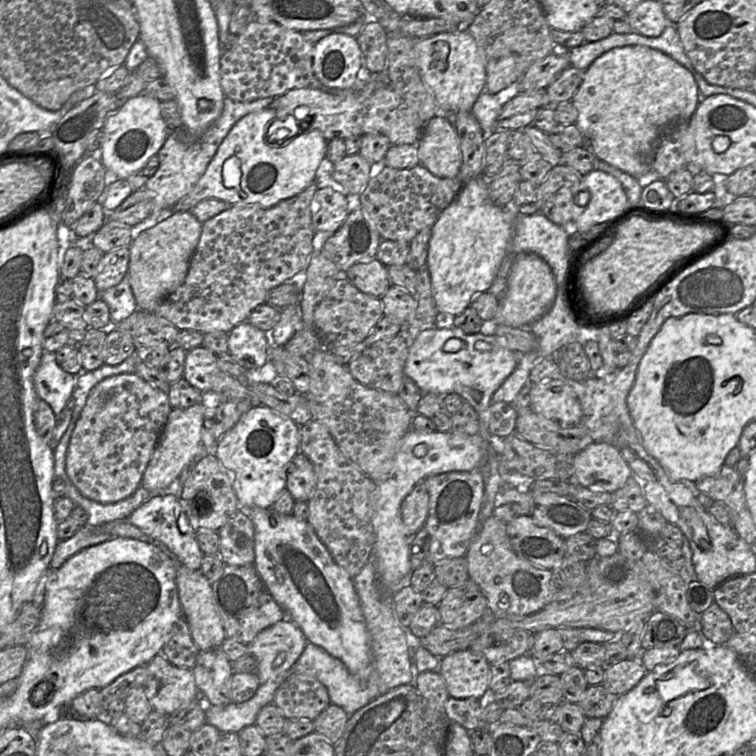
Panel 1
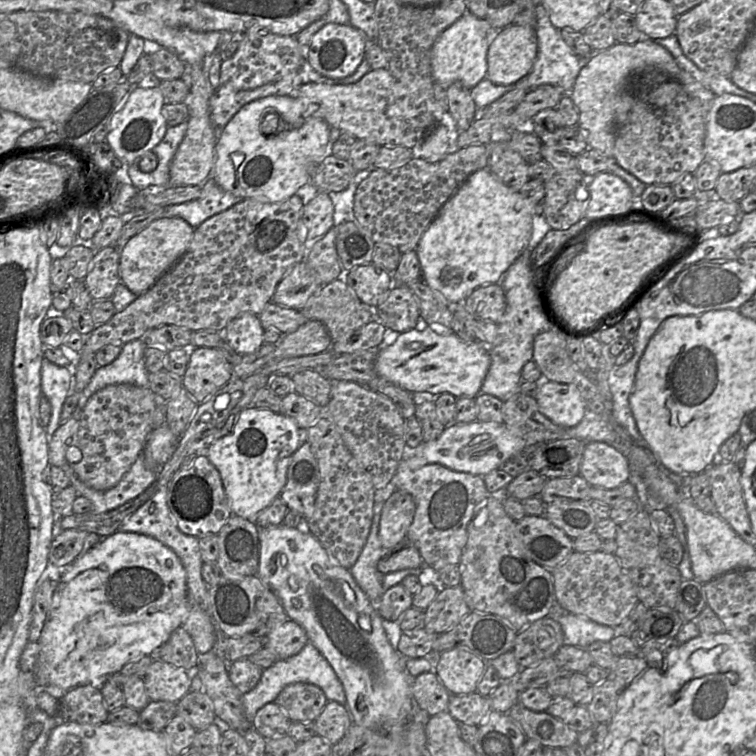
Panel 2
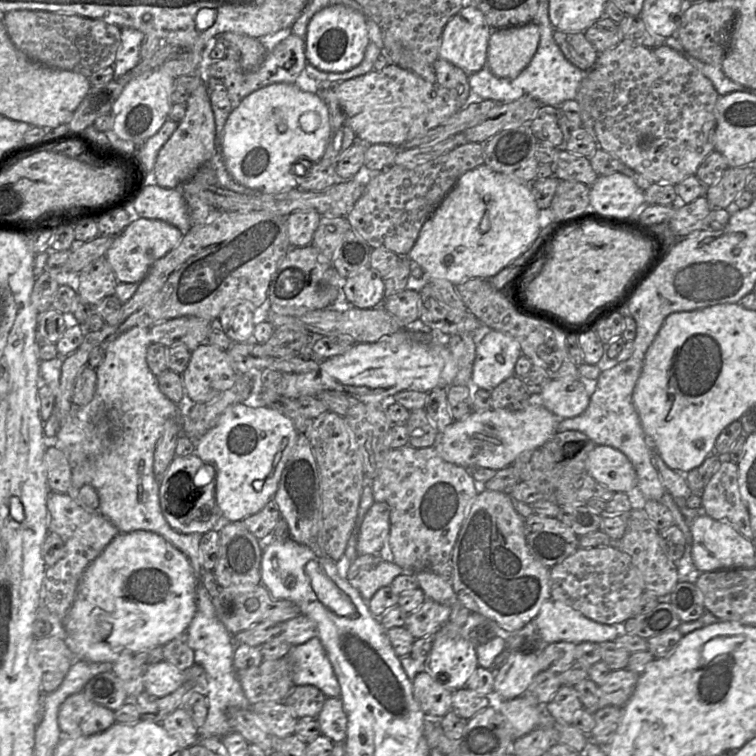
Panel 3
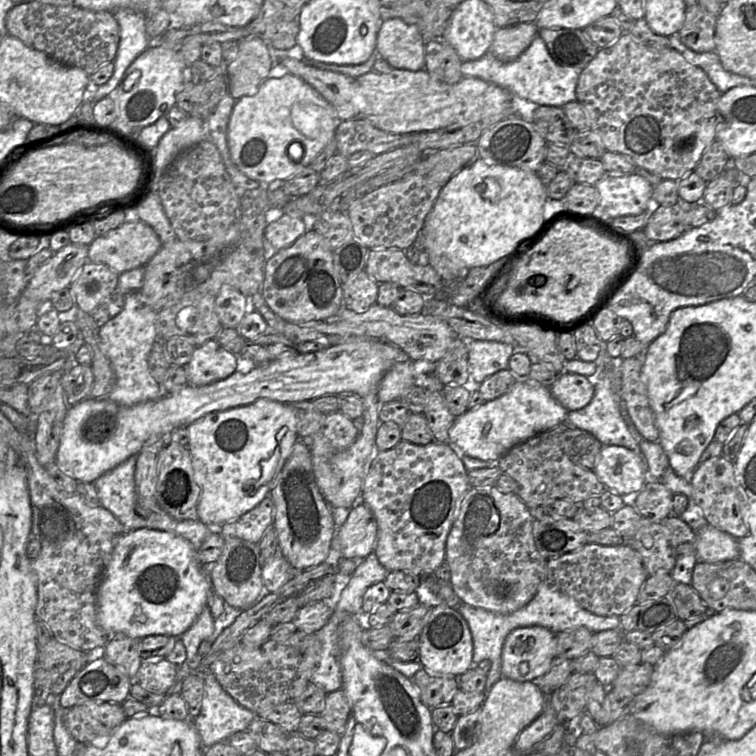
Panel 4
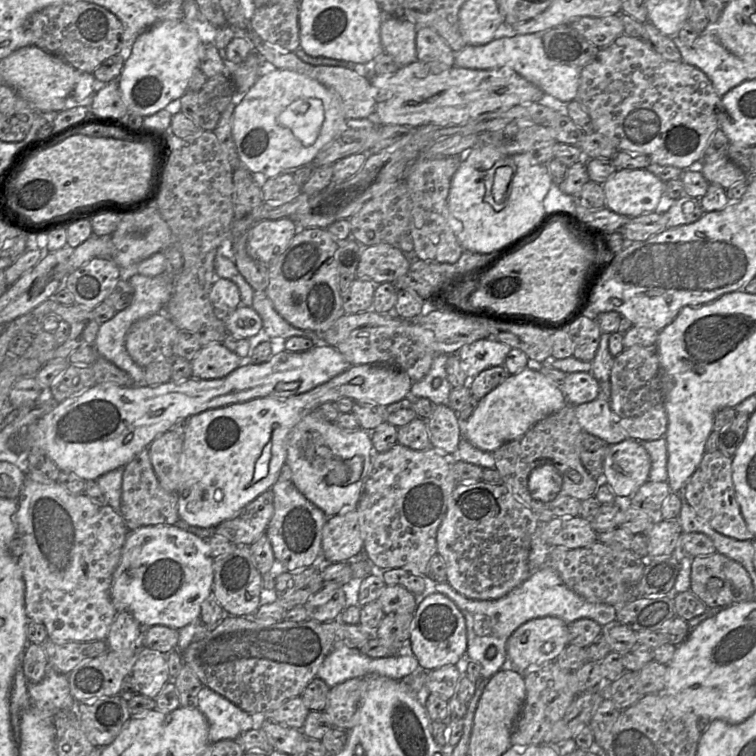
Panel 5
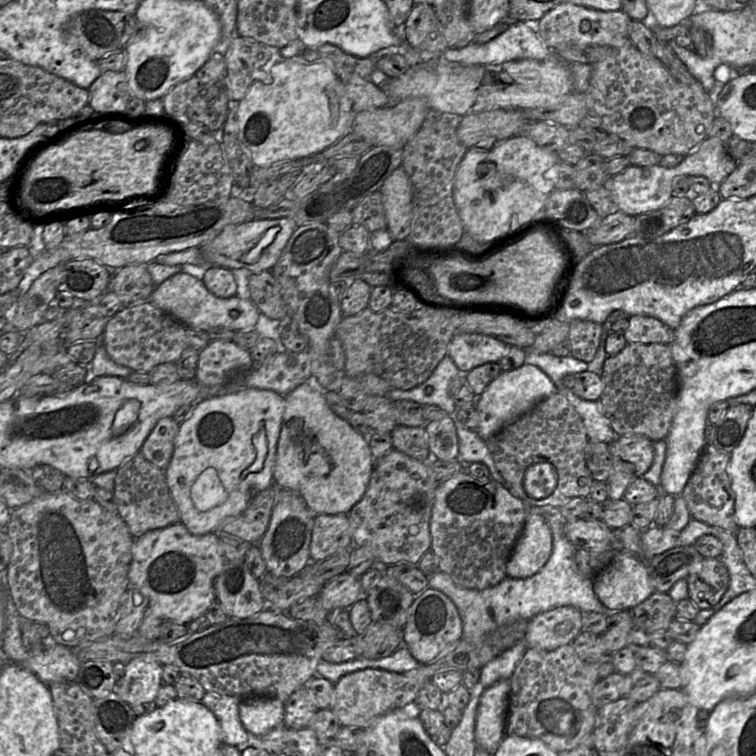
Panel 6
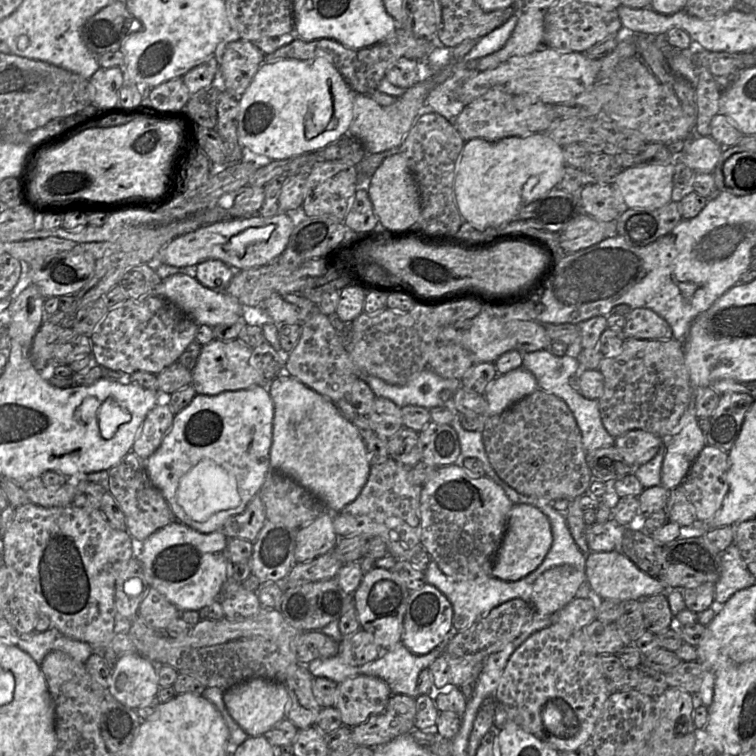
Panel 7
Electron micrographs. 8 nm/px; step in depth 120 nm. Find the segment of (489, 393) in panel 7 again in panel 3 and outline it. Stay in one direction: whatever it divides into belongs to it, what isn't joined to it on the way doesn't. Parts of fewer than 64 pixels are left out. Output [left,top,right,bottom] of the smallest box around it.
[434,398,559,471]

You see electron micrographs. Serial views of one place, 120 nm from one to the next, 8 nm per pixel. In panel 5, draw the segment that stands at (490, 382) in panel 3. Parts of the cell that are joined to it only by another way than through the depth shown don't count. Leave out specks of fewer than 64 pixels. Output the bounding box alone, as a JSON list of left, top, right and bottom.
[456,338,511,378]

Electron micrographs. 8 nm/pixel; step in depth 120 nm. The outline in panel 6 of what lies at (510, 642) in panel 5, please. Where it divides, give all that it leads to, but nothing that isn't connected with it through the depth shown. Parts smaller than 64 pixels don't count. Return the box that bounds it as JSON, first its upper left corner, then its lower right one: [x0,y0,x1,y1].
[523,606,582,651]

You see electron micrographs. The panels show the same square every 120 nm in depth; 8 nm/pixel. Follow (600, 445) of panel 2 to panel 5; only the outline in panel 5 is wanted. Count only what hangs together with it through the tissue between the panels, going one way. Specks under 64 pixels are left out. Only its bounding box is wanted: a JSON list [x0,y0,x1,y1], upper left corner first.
[602,438,650,502]

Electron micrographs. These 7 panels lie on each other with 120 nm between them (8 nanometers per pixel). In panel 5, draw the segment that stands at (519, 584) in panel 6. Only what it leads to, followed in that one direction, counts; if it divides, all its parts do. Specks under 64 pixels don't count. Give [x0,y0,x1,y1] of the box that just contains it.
[435,565,616,679]

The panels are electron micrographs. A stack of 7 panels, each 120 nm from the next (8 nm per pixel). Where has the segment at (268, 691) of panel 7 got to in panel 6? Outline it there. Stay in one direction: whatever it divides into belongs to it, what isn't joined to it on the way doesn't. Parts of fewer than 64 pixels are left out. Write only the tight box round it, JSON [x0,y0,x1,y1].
[239,697,285,737]

